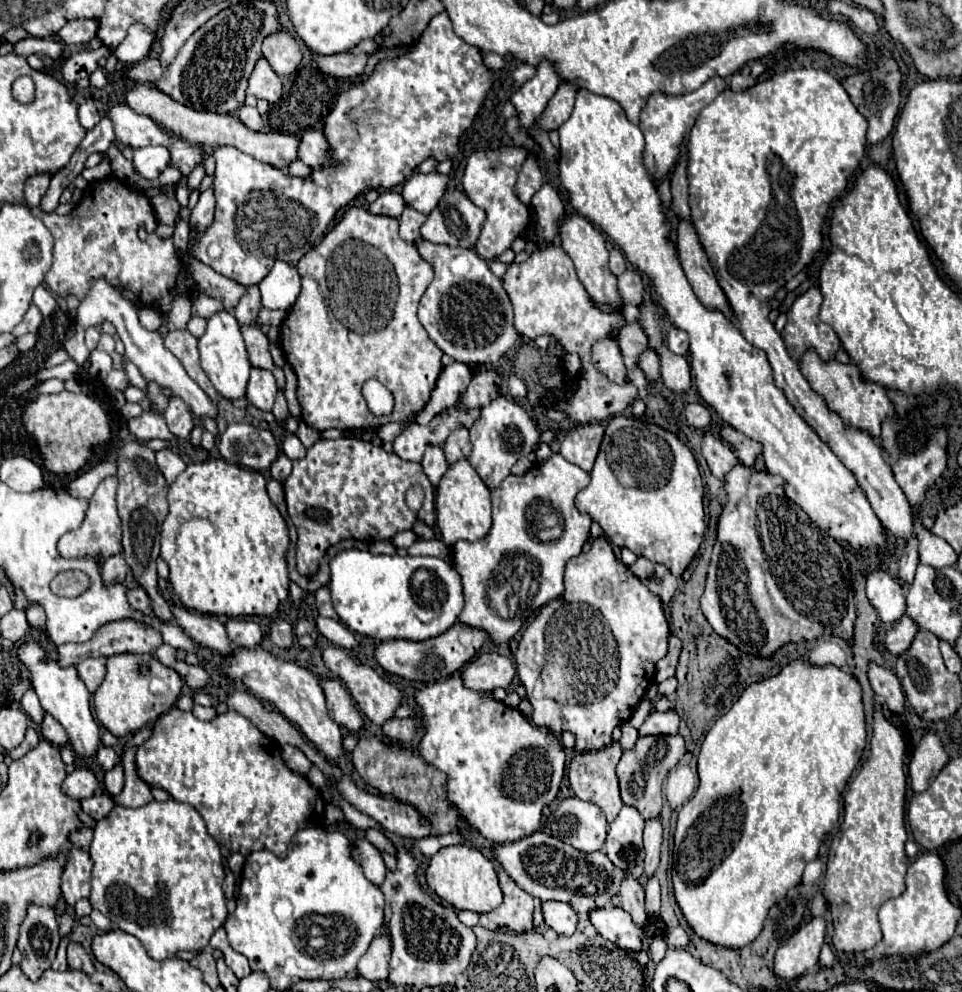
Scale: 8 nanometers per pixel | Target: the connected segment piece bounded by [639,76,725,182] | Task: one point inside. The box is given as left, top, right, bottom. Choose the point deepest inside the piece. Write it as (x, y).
(666, 120)

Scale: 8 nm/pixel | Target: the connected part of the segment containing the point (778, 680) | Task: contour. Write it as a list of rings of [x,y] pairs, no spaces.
[[[803,660],[791,662],[787,668],[781,670],[781,674],[777,674],[773,678],[751,684],[743,692],[743,696],[733,704],[733,708],[715,722],[715,726],[707,732],[701,752],[699,752],[699,768],[697,768],[699,770],[699,788],[697,788],[695,796],[687,804],[683,804],[683,808],[679,810],[675,836],[673,836],[675,844],[673,844],[671,878],[673,878],[675,900],[683,912],[689,928],[699,938],[703,938],[705,942],[715,944],[715,946],[739,950],[739,948],[751,944],[759,936],[759,932],[763,930],[763,922],[767,918],[769,908],[773,904],[777,904],[779,900],[783,900],[787,896],[787,892],[801,882],[805,864],[817,858],[819,846],[823,844],[825,836],[837,826],[839,810],[841,810],[841,792],[845,790],[849,776],[853,774],[853,770],[857,768],[857,762],[863,756],[865,738],[867,738],[867,730],[865,730],[865,712],[863,712],[859,682],[855,678],[851,678],[849,674],[845,674],[841,668],[809,666]]]

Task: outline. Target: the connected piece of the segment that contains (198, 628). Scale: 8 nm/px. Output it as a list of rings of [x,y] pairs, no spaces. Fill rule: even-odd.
[[[169,602],[169,608],[175,616],[175,624],[185,630],[197,644],[211,648],[217,654],[229,654],[233,652],[233,644],[223,628],[223,622],[219,622],[215,616],[201,614],[201,612],[191,612],[187,608],[175,606]]]

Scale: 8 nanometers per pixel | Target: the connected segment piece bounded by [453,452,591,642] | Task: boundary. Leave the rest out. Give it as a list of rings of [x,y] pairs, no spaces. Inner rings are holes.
[[[553,452],[545,462],[537,462],[531,470],[527,470],[521,476],[509,474],[509,478],[501,482],[501,486],[491,490],[493,526],[487,532],[487,536],[477,542],[457,540],[453,544],[453,566],[461,576],[465,596],[465,606],[459,614],[459,622],[485,630],[495,642],[511,640],[523,626],[523,620],[527,620],[527,616],[533,612],[533,608],[541,608],[563,594],[563,568],[569,558],[581,552],[583,544],[589,538],[591,516],[581,514],[575,508],[575,496],[587,484],[589,474],[585,470],[567,462],[559,452]],[[545,516],[555,516],[557,524],[543,528],[531,526],[541,524]]]

